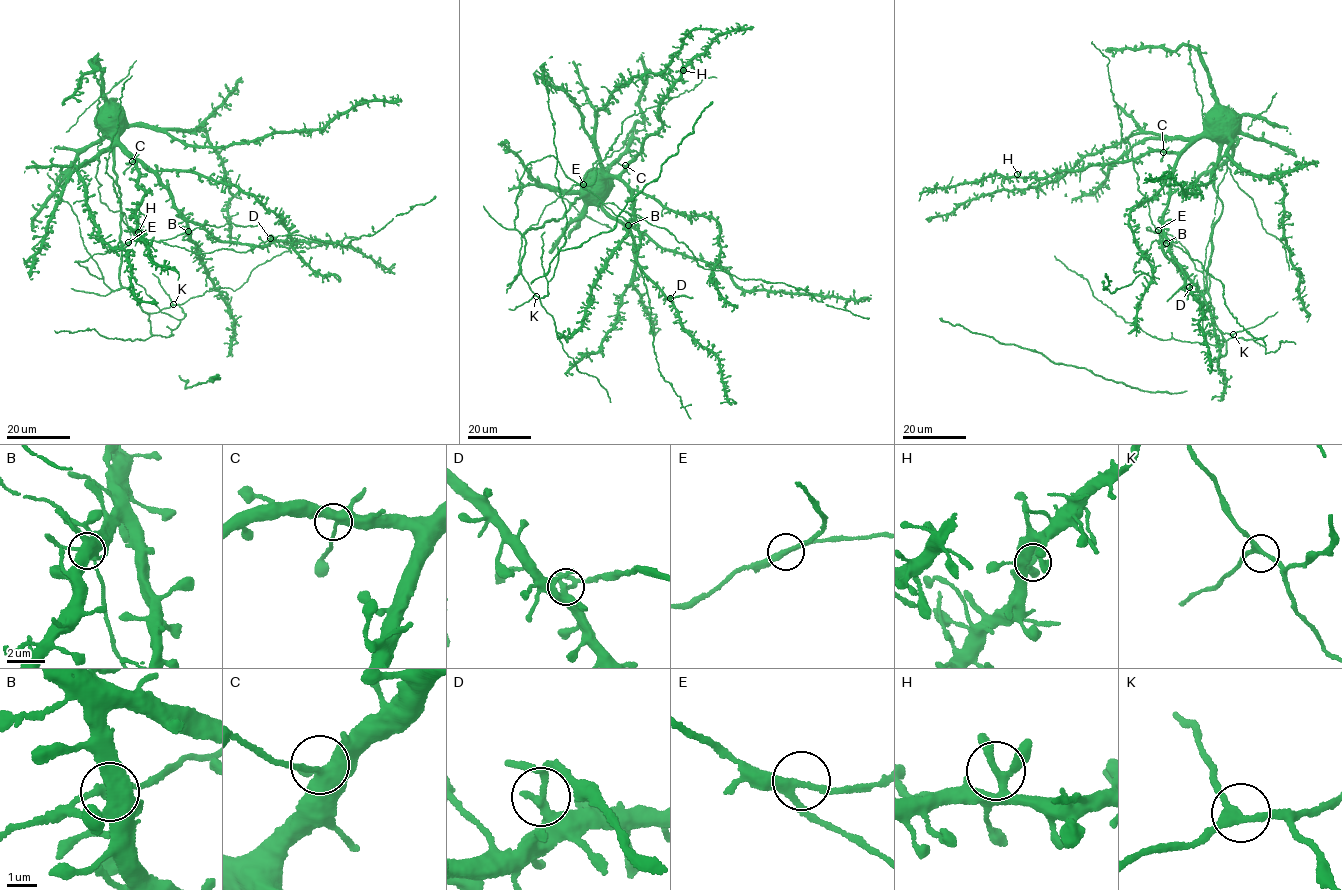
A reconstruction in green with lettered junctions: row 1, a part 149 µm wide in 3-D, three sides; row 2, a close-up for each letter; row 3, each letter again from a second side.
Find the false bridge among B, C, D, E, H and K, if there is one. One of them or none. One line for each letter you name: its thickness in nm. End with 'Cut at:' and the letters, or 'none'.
D: 240 nm
Cut at: D

